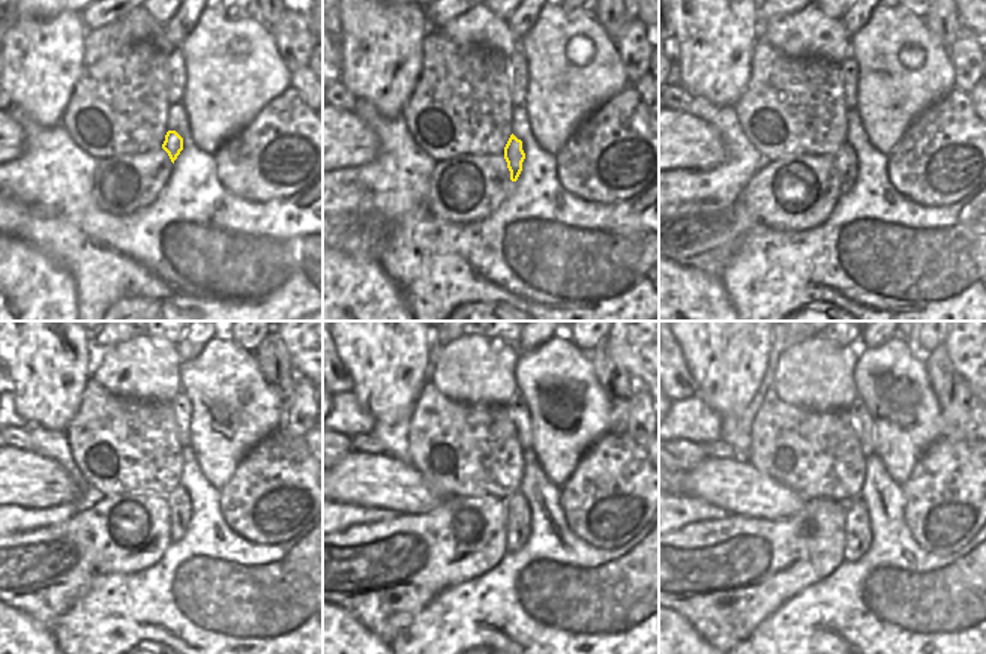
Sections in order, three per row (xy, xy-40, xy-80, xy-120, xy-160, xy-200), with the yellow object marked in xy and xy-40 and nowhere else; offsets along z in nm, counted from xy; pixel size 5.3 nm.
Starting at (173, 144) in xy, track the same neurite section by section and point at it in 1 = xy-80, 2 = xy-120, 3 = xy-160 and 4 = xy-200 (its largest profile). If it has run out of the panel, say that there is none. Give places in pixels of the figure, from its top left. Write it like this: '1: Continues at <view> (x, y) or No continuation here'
1: Continues at xy-80 (847, 162)
2: Continues at xy-120 (179, 503)
3: Continues at xy-160 (518, 512)
4: Continues at xy-200 (857, 525).

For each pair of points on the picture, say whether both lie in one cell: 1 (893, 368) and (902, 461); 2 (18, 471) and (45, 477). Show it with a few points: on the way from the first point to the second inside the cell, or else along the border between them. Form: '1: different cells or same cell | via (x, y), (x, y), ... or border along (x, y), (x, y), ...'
1: same cell | via (901, 390), (899, 438)
2: same cell | via (24, 477), (39, 477)

